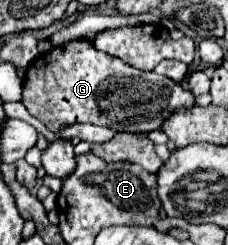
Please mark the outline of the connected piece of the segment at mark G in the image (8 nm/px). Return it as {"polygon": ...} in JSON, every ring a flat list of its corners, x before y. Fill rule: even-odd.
{"polygon":[[75,39,39,55,31,63,25,71,21,103,53,133,69,123,93,123,113,131,149,133,159,129,173,113,191,109,195,97,169,77,139,71,119,57,101,53,91,41]]}

